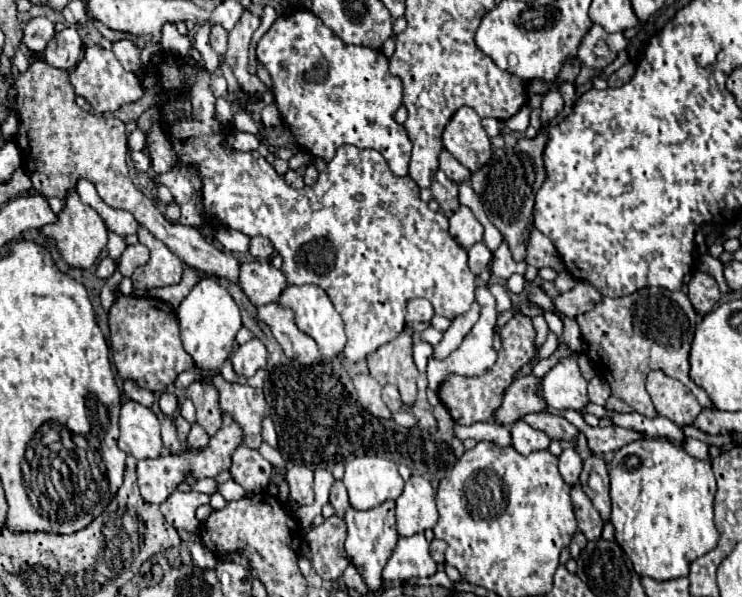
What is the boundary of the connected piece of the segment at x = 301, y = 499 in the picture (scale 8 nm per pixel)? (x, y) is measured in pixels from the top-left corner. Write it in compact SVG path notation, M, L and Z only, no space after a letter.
M289 465L287 466L287 475L285 475L287 483L289 483L289 497L293 501L297 501L299 505L309 505L315 499L313 493L313 471L305 465Z

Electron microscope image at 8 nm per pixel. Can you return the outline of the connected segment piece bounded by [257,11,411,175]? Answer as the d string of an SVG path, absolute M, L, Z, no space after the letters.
M297 11L293 13L293 17L279 17L273 27L261 37L257 45L257 59L271 75L275 99L283 121L295 135L301 149L309 151L313 157L323 157L325 161L331 161L335 151L347 143L355 147L377 149L395 175L407 175L411 159L411 141L403 125L395 123L393 119L393 113L401 105L403 87L401 79L389 73L389 61L381 51L347 45L329 27L325 27L317 15L313 15L311 11Z

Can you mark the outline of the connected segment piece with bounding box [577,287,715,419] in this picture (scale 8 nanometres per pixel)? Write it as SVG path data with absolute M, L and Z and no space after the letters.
M645 287L639 293L619 299L603 297L601 303L597 303L589 313L579 315L577 323L587 343L587 357L593 369L611 385L611 393L629 403L637 413L649 419L657 417L655 407L651 405L651 397L645 391L647 375L657 369L685 383L703 409L715 409L709 395L701 387L697 387L689 377L689 349L697 325L697 311L693 309L689 297L683 291Z

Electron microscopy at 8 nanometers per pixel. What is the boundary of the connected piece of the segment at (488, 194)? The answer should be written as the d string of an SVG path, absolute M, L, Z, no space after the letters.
M541 129L535 139L519 139L515 151L509 155L505 155L503 149L493 149L493 157L477 173L471 175L471 187L481 197L489 221L501 231L501 235L509 243L515 261L525 259L525 243L533 227L535 193L545 181L545 167L541 157L543 145L545 145L545 135Z

